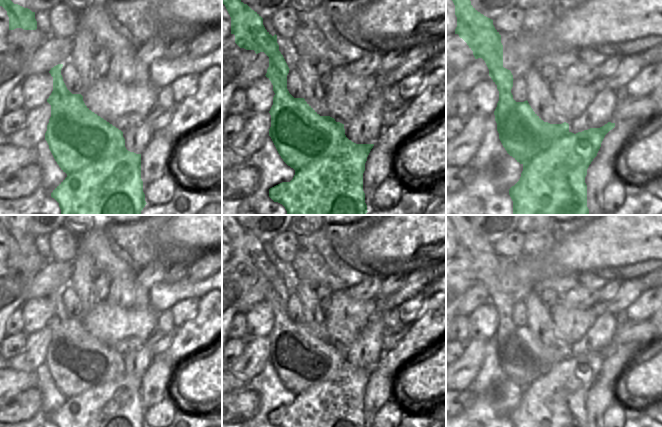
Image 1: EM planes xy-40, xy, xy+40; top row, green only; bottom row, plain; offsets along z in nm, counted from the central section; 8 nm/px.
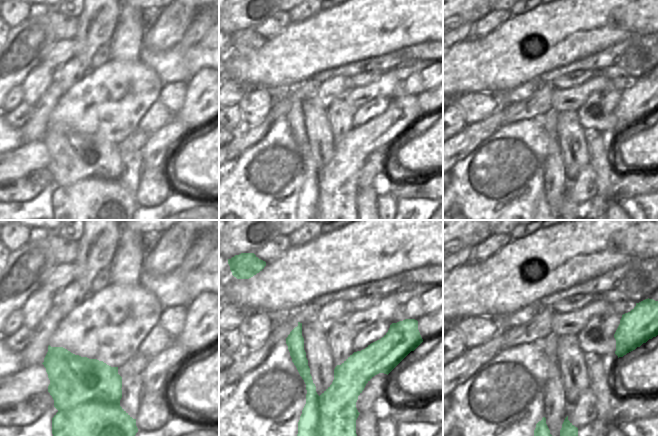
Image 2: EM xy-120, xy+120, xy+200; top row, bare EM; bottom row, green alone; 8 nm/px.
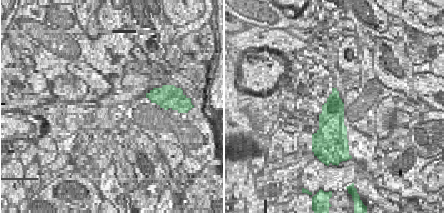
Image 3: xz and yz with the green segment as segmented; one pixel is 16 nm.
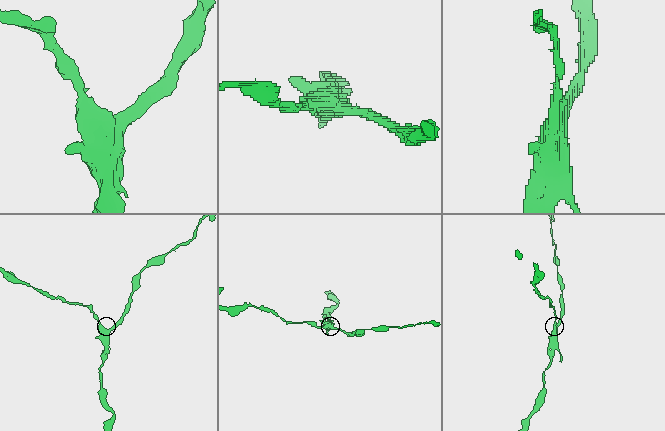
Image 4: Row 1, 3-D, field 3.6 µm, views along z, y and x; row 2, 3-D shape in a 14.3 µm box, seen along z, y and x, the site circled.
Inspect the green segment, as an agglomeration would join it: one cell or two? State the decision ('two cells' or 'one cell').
two cells

